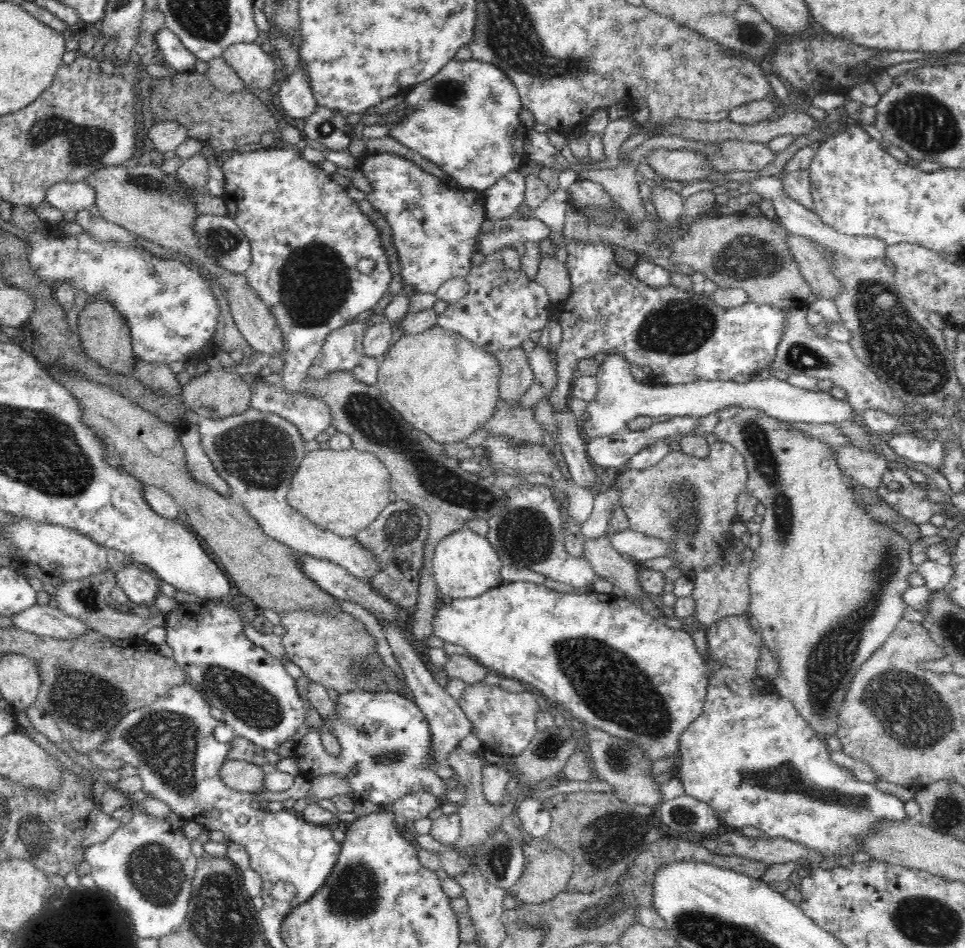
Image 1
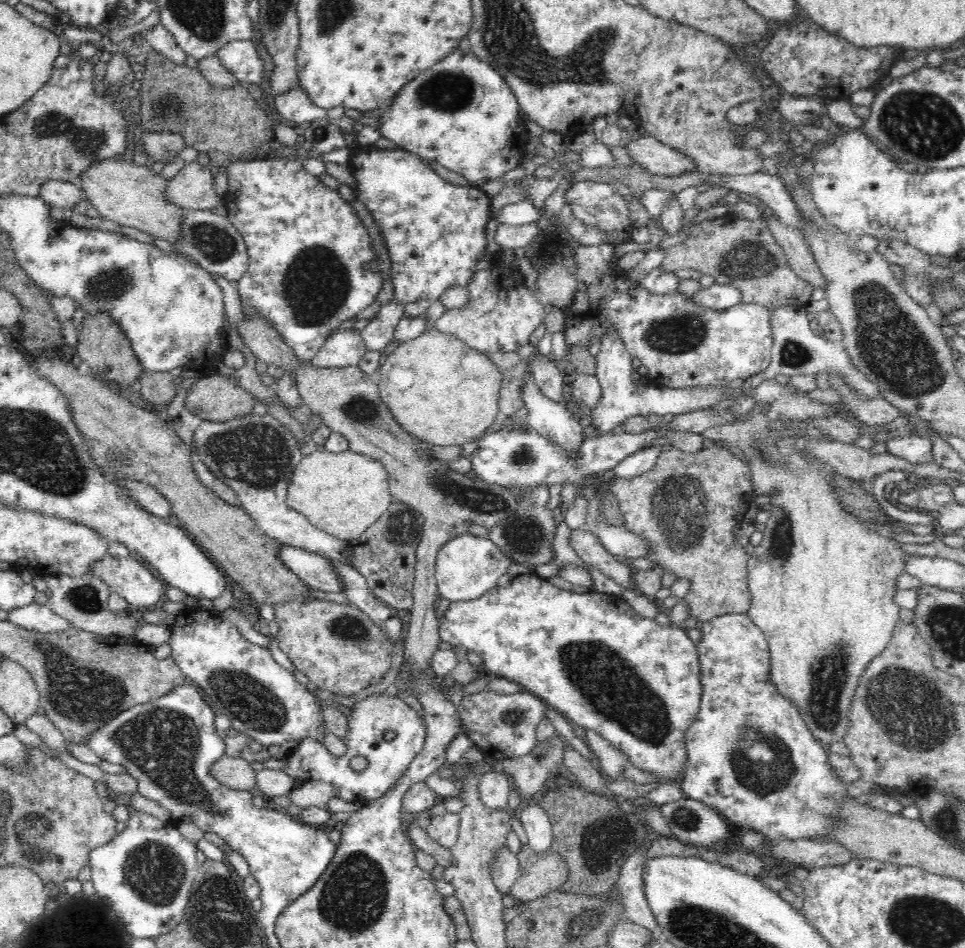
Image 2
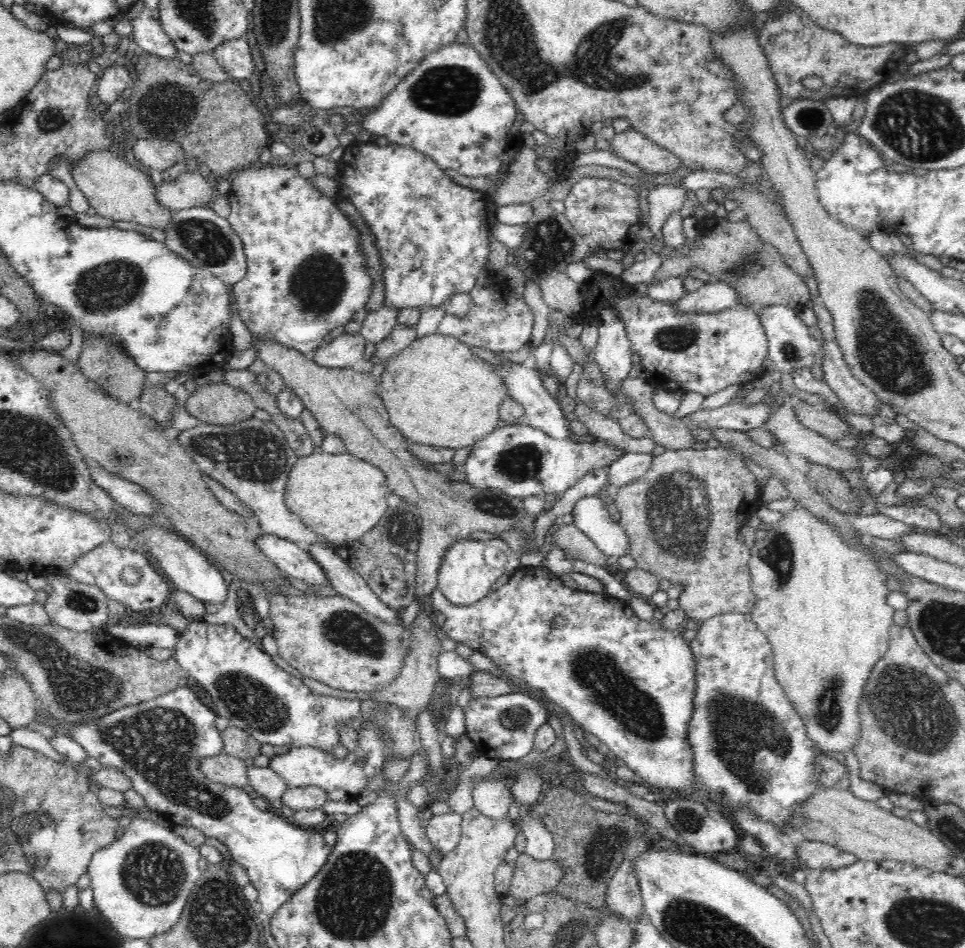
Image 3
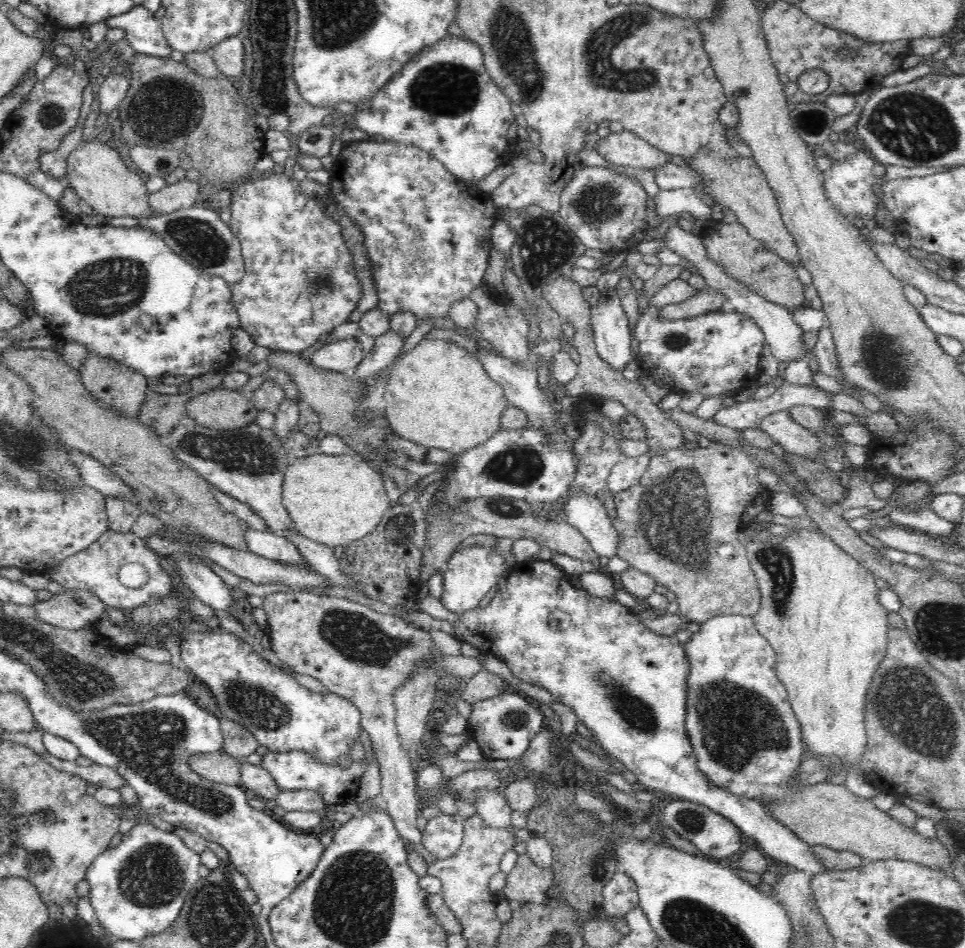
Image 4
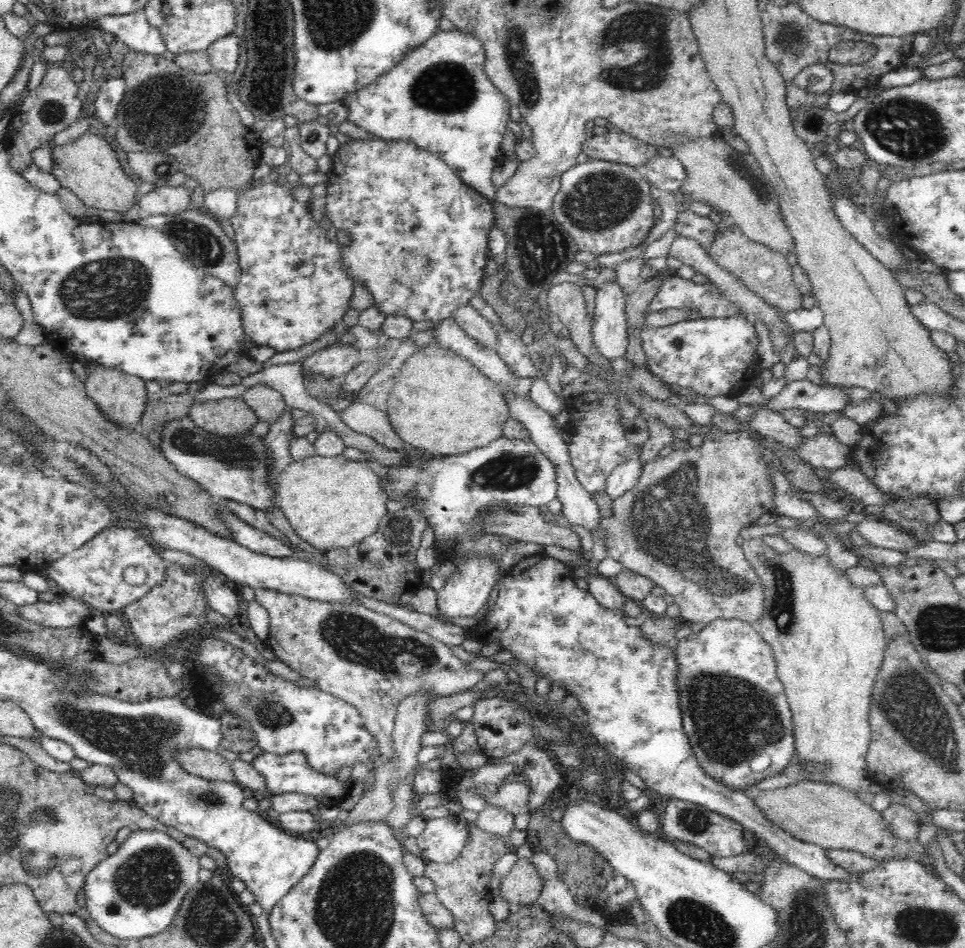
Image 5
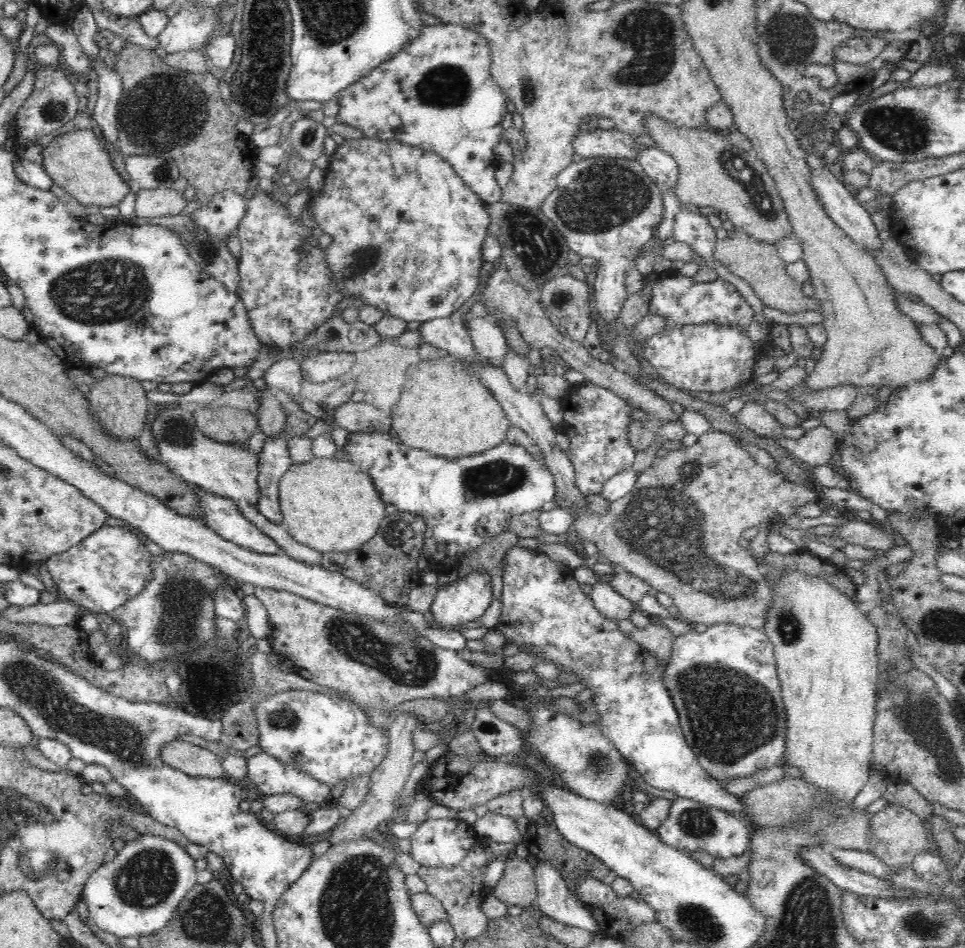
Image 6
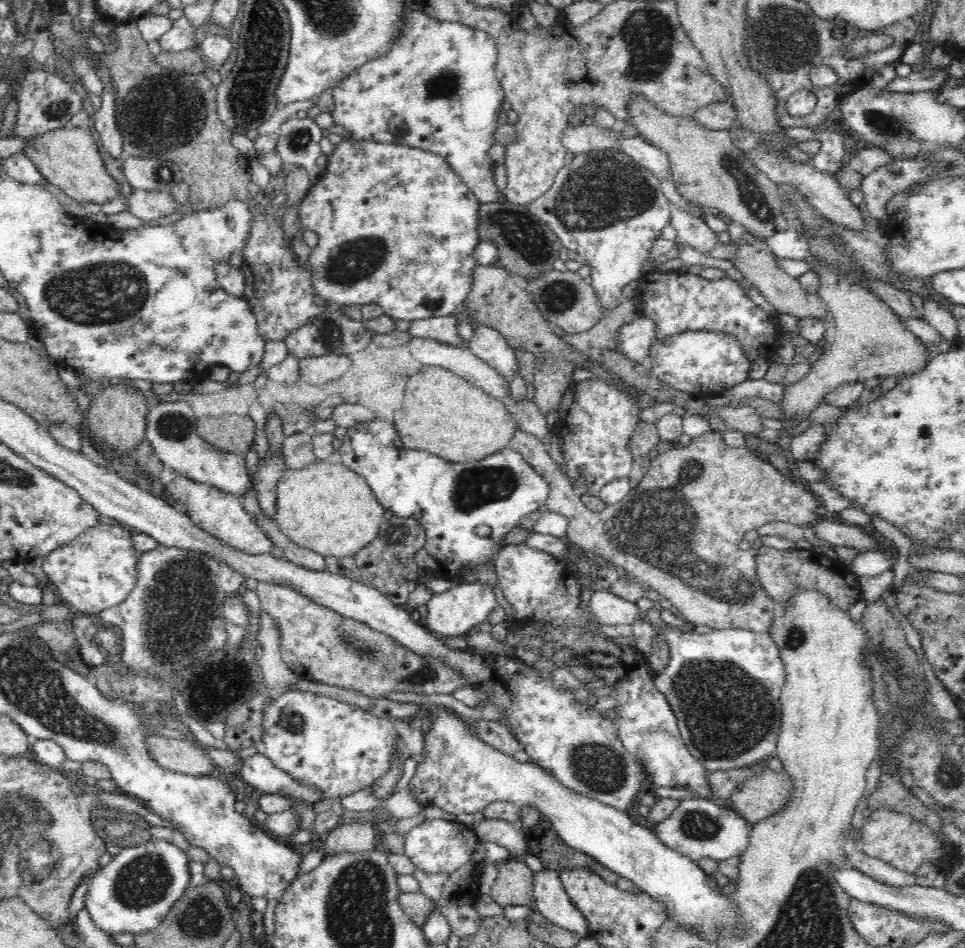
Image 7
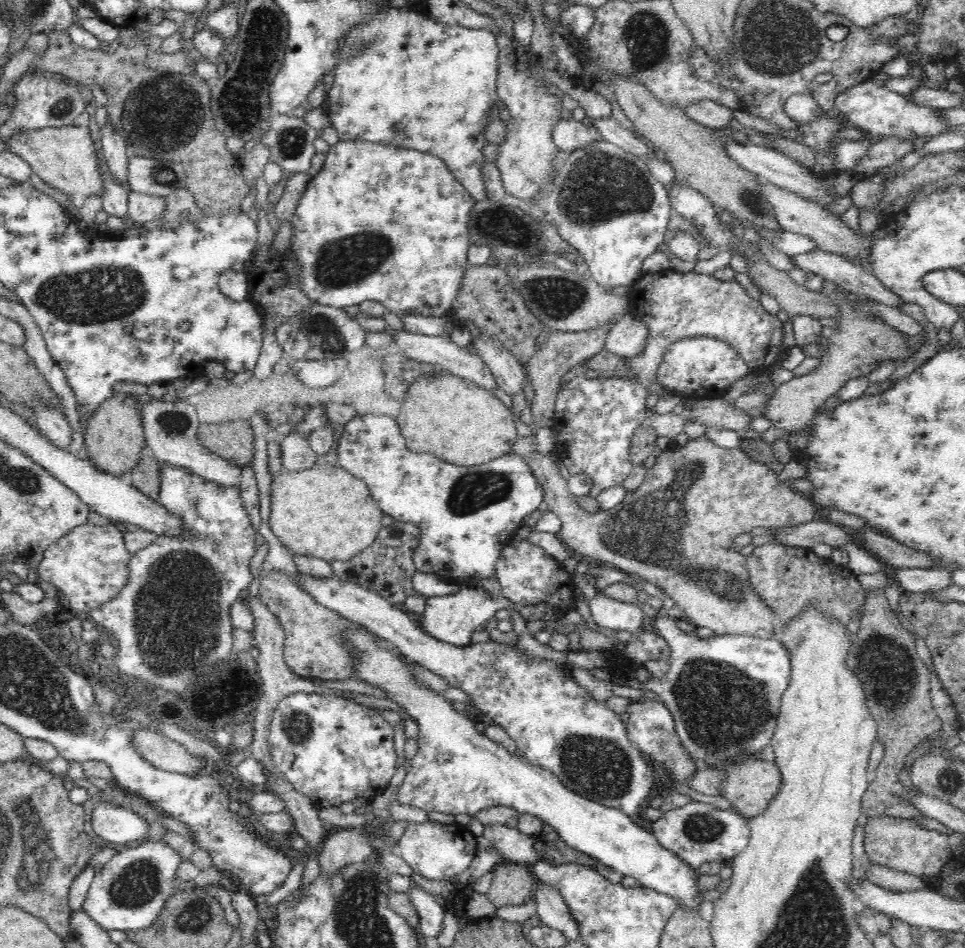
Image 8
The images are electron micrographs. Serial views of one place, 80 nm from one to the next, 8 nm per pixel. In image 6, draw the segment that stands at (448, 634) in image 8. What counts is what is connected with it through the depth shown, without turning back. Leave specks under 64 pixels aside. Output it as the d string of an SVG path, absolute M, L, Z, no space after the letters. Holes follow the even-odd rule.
M472 574L462 582L452 582L447 587L438 589L430 604L432 626L448 631L459 631L467 622L470 624L484 616L484 612L492 604L492 597L490 576ZM460 584L462 584L462 594L460 594Z

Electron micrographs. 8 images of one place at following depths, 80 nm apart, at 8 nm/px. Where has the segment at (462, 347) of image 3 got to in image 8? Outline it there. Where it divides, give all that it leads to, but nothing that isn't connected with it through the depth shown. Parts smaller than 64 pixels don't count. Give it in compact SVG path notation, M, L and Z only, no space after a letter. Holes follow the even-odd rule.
M424 375L416 381L416 384L410 386L402 402L400 414L396 419L405 443L412 452L432 453L440 460L466 467L481 465L496 457L504 456L504 453L515 452L517 436L511 409L502 404L492 391L464 378L456 375Z

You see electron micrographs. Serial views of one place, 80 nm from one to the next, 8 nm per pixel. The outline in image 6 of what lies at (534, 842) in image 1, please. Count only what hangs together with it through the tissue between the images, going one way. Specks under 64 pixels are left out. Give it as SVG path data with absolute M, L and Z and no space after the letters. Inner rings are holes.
M513 855L507 858L504 873L491 890L508 907L531 908L537 896L535 868L526 859Z

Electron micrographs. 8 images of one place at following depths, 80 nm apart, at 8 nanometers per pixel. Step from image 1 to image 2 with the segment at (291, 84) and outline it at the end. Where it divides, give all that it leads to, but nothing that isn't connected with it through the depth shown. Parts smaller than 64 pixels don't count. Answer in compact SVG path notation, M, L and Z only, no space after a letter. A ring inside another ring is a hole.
M300 82L275 96L275 111L289 122L302 124L312 122L326 115L326 109L320 108L308 95L306 88Z

